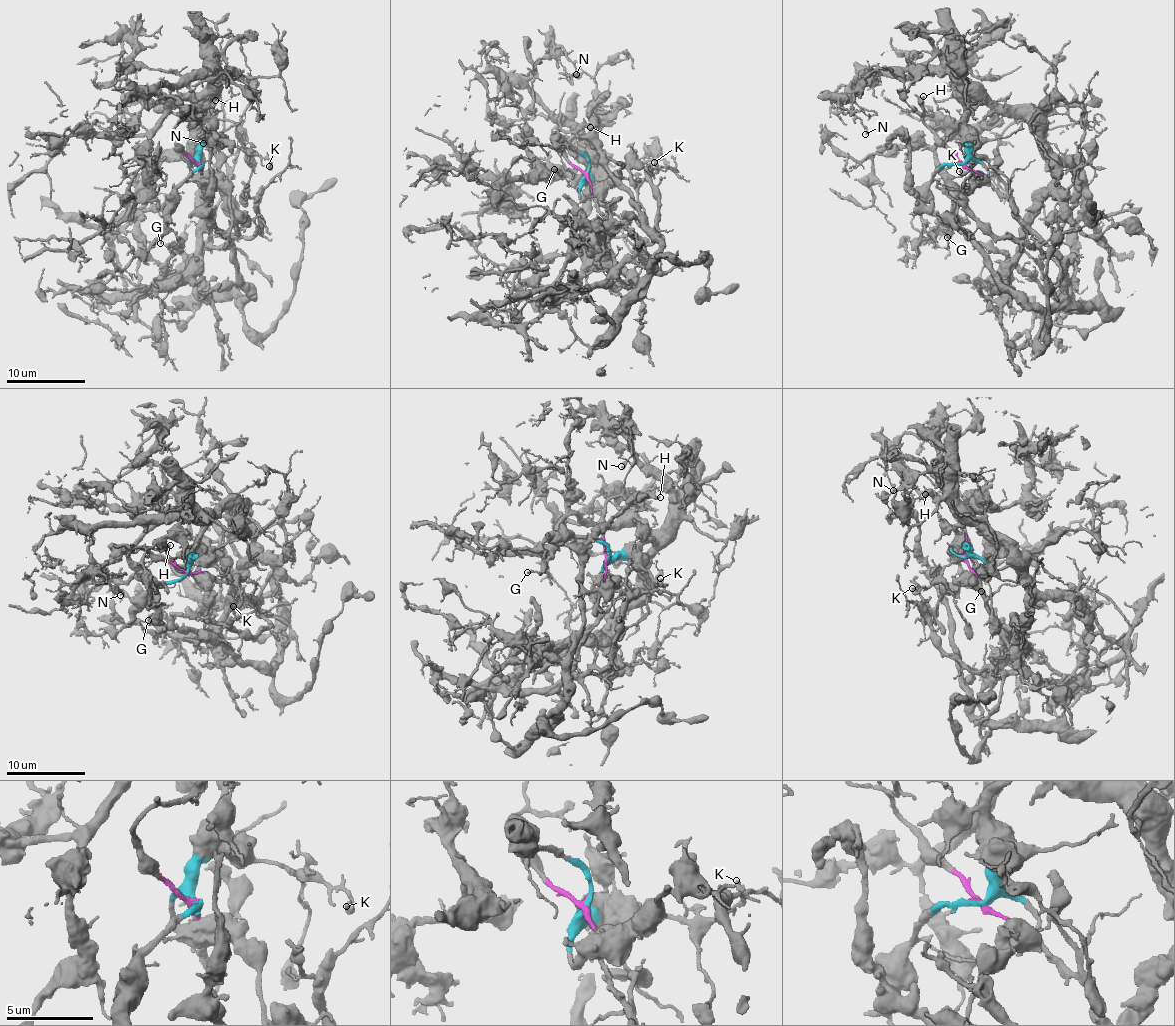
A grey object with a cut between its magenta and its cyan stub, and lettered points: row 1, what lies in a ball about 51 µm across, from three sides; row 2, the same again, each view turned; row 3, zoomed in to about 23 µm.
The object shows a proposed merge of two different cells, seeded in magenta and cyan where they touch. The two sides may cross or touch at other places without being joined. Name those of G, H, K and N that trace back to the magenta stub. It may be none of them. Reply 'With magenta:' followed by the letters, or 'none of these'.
With magenta: H

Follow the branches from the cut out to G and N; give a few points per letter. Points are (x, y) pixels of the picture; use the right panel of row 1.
G: (960, 164), (967, 156), (971, 98), (965, 96), (962, 123), (935, 149), (935, 169), (954, 207), (946, 237)
N: (960, 164), (967, 156), (972, 98), (948, 75), (877, 74), (853, 83), (839, 103), (860, 120), (866, 133)

